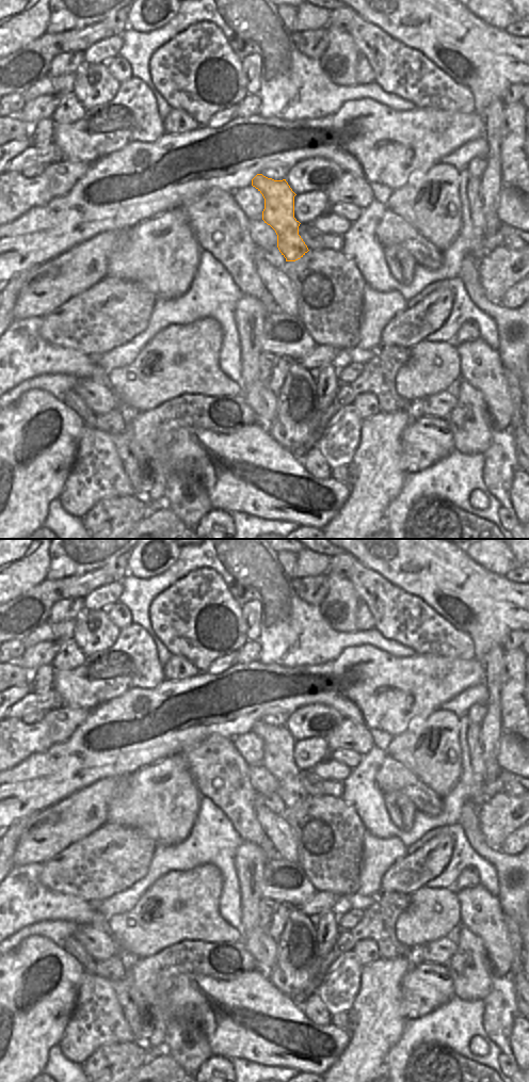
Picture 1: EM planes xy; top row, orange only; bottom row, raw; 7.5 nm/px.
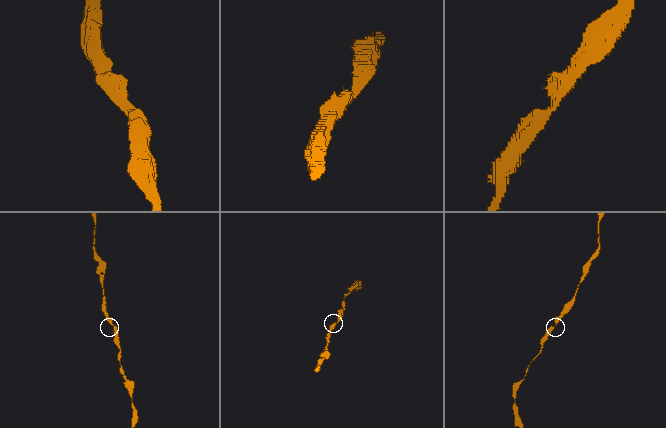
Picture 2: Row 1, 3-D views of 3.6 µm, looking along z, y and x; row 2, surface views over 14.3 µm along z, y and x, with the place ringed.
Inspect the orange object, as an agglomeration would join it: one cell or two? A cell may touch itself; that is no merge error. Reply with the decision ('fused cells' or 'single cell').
single cell

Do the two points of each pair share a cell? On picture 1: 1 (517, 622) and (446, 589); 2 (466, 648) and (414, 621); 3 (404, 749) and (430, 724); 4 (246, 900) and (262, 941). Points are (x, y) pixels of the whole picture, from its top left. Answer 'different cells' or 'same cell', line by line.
1: same cell
2: same cell
3: same cell
4: same cell

